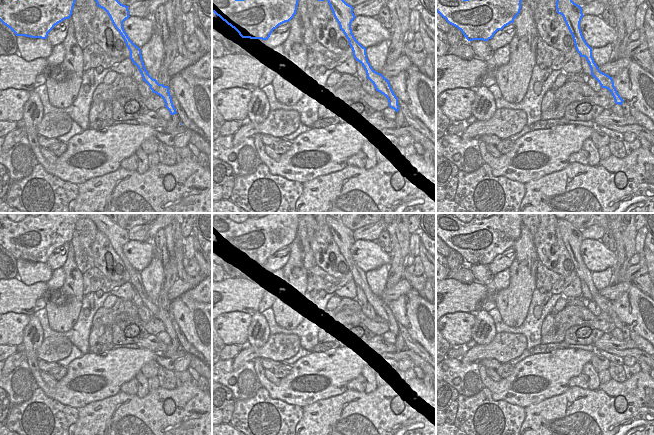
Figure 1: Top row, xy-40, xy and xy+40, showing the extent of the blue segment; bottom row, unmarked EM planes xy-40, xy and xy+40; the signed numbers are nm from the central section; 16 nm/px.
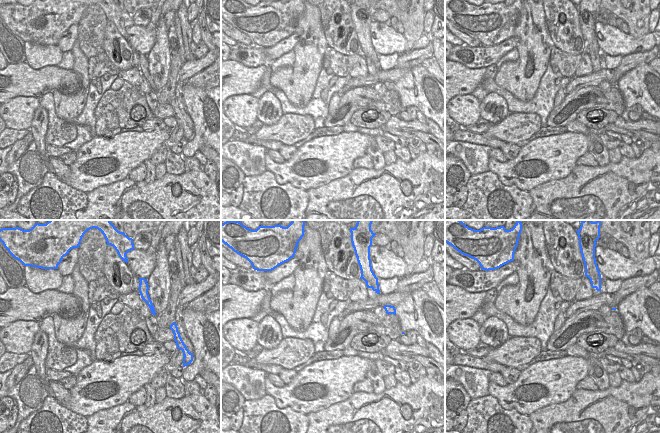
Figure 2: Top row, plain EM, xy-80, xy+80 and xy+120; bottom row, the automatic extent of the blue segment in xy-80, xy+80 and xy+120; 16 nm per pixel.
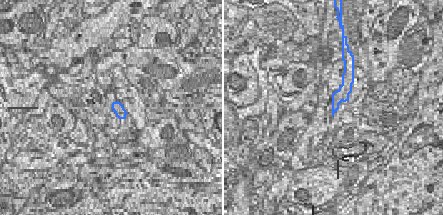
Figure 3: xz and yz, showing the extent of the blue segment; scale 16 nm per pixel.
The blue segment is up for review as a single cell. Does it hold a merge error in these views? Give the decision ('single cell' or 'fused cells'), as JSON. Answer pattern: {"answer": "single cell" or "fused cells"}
{"answer": "fused cells"}

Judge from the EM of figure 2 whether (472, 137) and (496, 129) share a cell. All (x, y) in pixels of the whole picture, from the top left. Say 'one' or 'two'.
two

